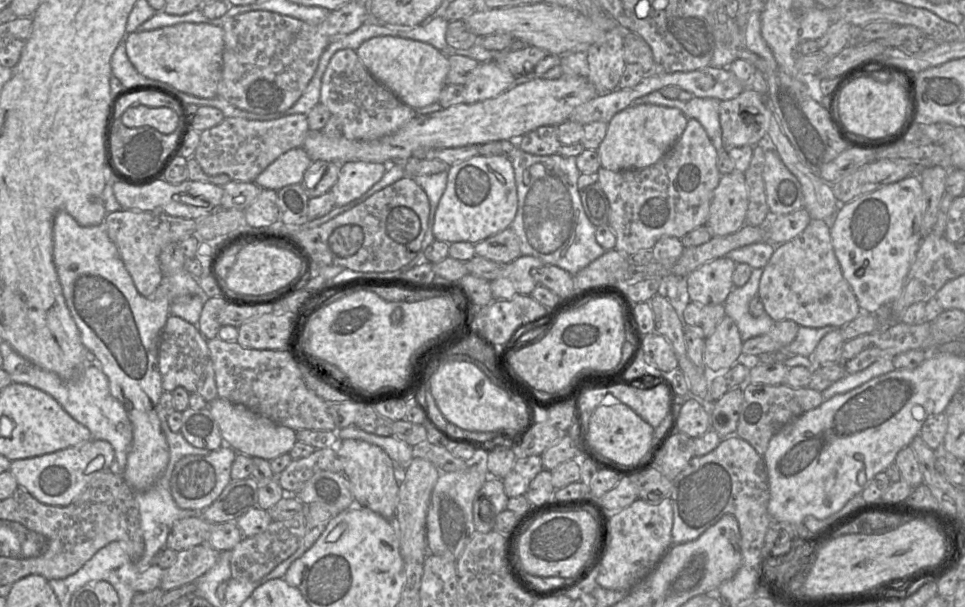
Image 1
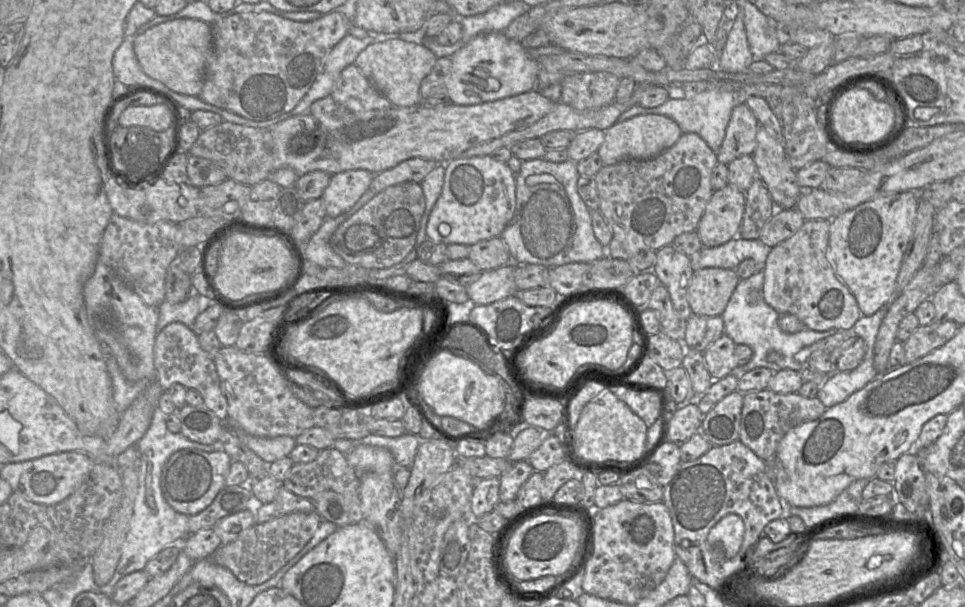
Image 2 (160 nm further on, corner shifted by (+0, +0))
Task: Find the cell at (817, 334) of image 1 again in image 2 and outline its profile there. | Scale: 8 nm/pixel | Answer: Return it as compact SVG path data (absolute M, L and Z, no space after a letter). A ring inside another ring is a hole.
M764 269L755 272L747 279L740 279L723 314L724 333L727 334L735 344L745 344L752 348L751 360L735 368L735 374L744 374L754 368L766 367L774 372L782 369L793 369L801 371L807 364L801 364L795 360L795 354L803 348L815 342L835 334L837 329L827 331L814 331L809 328L796 333L786 333L781 330L778 324L780 314L772 308L764 299ZM770 351L781 353L782 359L779 362L768 362L767 354Z

